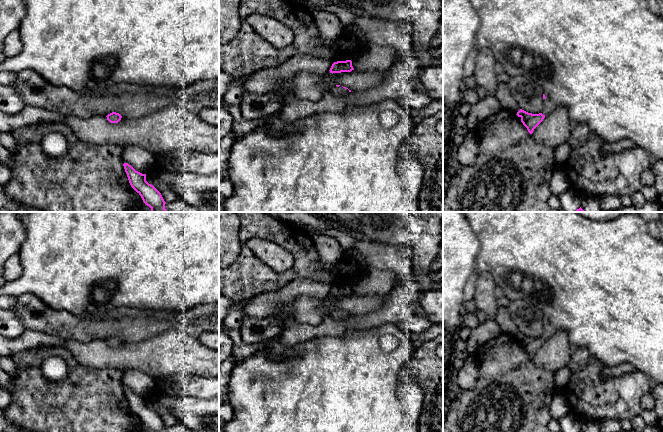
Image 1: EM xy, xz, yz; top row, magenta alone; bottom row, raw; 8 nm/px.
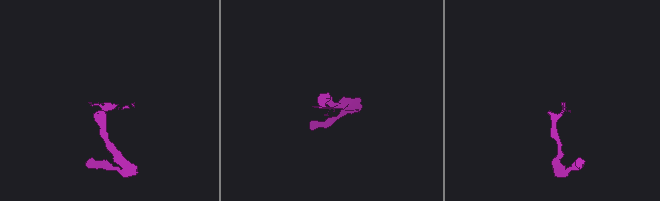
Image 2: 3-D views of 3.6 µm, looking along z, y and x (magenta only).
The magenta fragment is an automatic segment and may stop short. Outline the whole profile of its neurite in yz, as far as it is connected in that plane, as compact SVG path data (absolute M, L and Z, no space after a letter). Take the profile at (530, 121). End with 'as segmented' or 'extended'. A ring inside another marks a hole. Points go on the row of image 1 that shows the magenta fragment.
M470 0L475 11L480 18L480 27L477 32L477 46L489 47L496 62L499 62L503 67L503 72L510 76L524 75L530 76L537 80L543 89L544 108L539 114L528 113L522 109L517 112L517 116L521 118L521 122L527 128L530 134L543 121L546 115L551 113L557 107L565 107L568 111L568 116L574 123L585 123L591 132L602 138L605 143L615 143L620 140L628 139L636 144L636 146L643 148L650 155L654 156L656 160L663 161L663 18L652 13L647 5L647 0Z; extended

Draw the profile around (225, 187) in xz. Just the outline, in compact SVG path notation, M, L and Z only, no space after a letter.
M224 179L219 183L219 194L224 198L231 196L233 192L233 184L228 179Z

